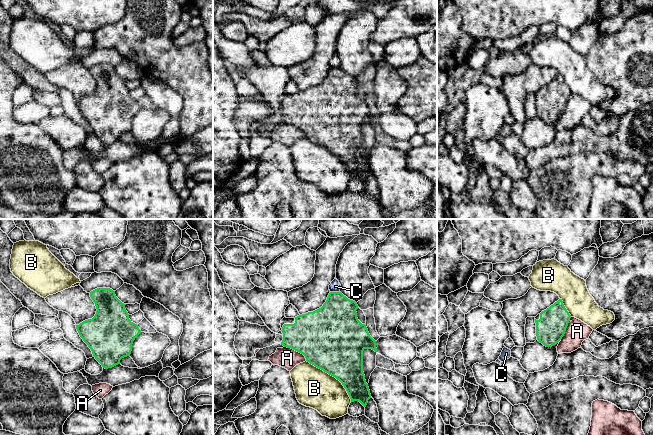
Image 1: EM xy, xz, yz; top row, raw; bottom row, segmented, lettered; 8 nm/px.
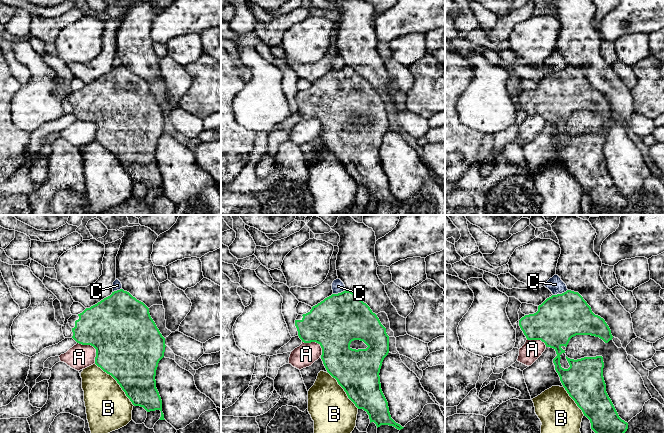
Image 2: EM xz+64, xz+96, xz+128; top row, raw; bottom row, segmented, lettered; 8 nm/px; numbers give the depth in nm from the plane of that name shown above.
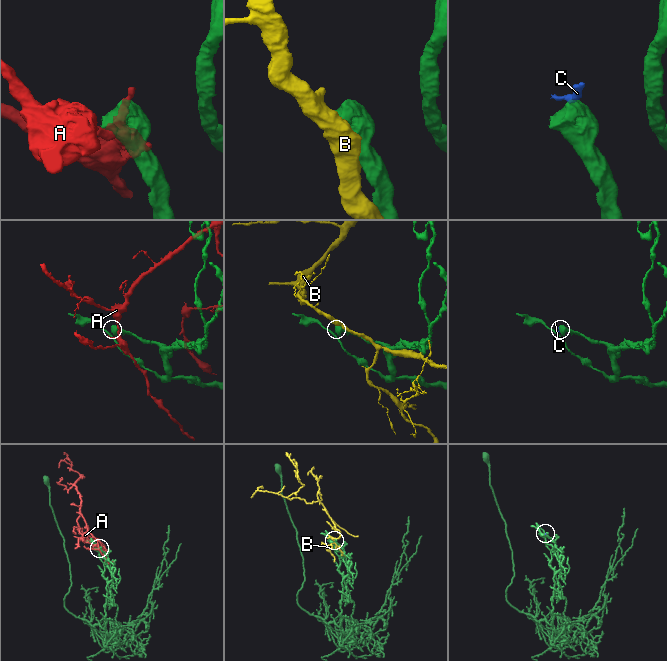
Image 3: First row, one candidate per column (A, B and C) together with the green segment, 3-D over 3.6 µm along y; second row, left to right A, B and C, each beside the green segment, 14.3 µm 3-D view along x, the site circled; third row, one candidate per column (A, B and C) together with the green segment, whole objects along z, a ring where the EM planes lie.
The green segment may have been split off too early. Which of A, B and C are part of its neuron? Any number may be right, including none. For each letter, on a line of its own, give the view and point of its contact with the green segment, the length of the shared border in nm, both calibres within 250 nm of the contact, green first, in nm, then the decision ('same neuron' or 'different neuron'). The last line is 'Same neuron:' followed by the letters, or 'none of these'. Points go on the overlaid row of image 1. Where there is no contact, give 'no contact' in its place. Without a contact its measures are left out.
A: xz (296, 350) | 220 nm | 440/160 nm | different neuron
B: xz (333, 376) | 500 nm | 460/320 nm | different neuron
C: xz (335, 292) | 80 nm | 360/90 nm | different neuron
Same neuron: none of these

